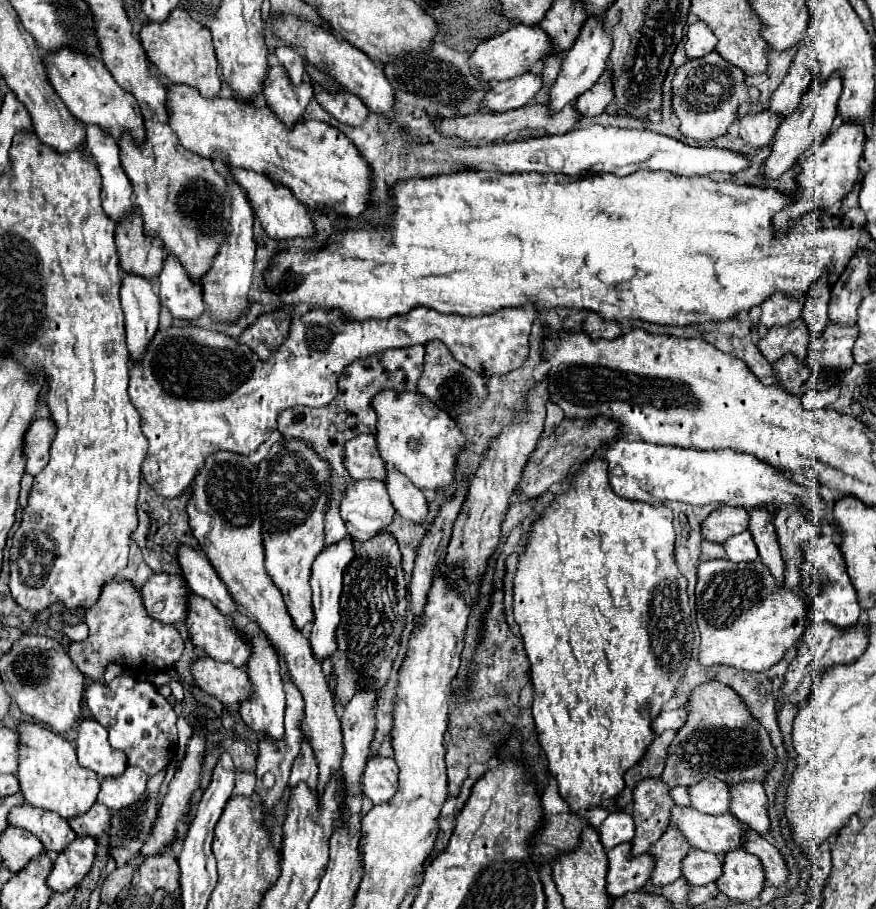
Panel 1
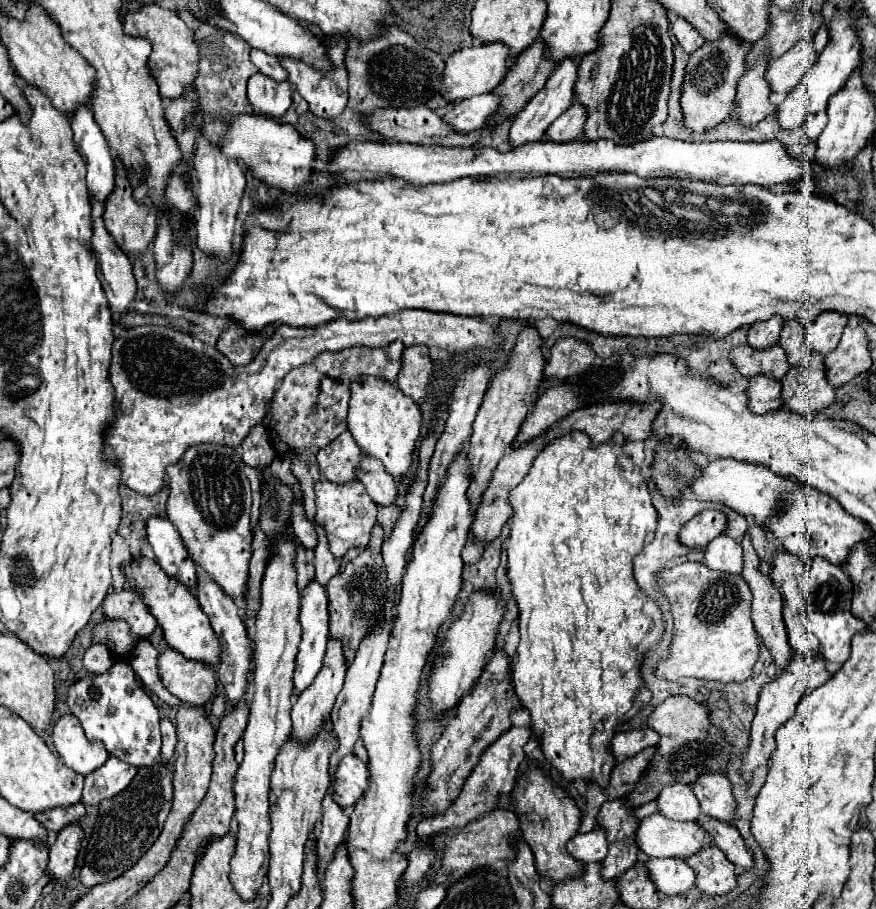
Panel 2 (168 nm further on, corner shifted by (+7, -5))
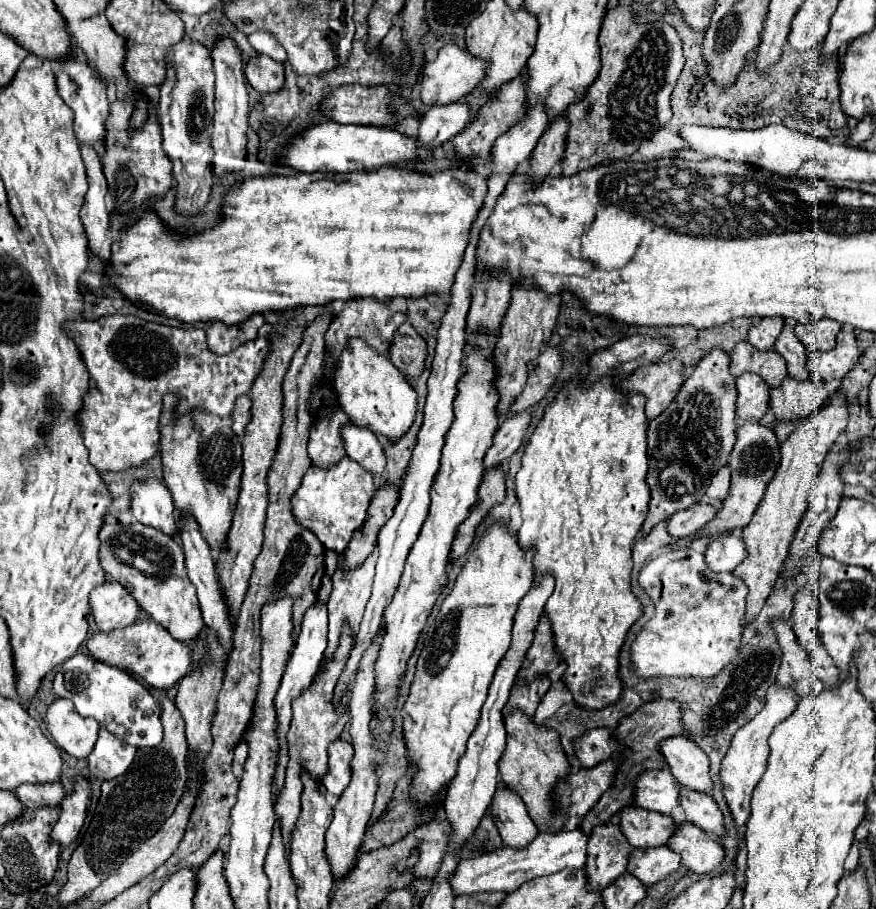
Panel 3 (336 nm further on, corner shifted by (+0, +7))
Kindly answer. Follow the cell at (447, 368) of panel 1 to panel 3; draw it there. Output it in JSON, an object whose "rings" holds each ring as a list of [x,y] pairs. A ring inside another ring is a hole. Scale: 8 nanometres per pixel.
{"rings":[[[403,323],[399,331],[395,331],[395,339],[389,347],[391,363],[409,377],[419,377],[423,371],[423,363],[427,357],[425,341],[417,335],[411,323]]]}

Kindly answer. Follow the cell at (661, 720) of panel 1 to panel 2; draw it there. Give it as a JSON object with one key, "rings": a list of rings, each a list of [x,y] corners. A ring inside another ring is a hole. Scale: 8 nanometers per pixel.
{"rings":[[[642,727],[642,729],[632,729],[632,731],[622,731],[612,739],[612,753],[616,753],[614,757],[618,761],[636,755],[638,751],[642,751],[648,745],[654,745],[656,739],[660,739],[660,735],[656,735],[656,731],[650,731],[650,727]]]}

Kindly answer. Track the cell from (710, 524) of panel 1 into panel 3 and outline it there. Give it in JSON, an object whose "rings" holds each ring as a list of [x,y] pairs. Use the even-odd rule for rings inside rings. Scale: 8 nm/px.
{"rings":[[[697,503],[691,505],[685,511],[675,513],[669,523],[667,523],[667,533],[673,535],[675,539],[679,537],[693,537],[707,521],[711,521],[715,517],[717,509],[711,507],[709,503]]]}

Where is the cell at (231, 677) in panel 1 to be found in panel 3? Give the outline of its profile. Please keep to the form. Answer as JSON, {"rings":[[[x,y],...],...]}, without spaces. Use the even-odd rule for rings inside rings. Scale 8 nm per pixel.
{"rings":[[[137,621],[131,627],[115,629],[109,633],[97,631],[91,639],[87,639],[87,649],[97,661],[131,671],[155,689],[171,689],[181,677],[185,677],[193,669],[191,651],[181,641],[173,639],[155,621]]]}

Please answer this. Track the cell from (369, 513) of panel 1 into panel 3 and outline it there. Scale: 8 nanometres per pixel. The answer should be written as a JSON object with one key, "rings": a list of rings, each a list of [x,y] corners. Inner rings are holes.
{"rings":[[[343,457],[339,463],[335,463],[335,467],[319,469],[311,465],[307,469],[299,489],[291,499],[291,511],[295,515],[295,521],[301,527],[315,533],[315,537],[321,541],[321,545],[327,551],[343,553],[351,535],[363,525],[373,495],[375,495],[375,487],[371,473],[365,471],[355,461]]]}

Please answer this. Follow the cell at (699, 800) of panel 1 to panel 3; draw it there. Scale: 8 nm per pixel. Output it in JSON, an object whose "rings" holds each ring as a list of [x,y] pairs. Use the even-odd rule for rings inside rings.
{"rings":[[[645,771],[635,779],[633,803],[647,811],[669,815],[679,805],[679,783],[671,771]]]}

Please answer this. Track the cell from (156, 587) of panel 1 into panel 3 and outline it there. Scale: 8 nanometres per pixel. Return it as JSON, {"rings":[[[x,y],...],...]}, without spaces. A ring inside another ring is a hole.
{"rings":[[[107,581],[95,587],[89,595],[89,607],[101,631],[123,629],[135,623],[137,615],[141,613],[137,601],[117,581]]]}

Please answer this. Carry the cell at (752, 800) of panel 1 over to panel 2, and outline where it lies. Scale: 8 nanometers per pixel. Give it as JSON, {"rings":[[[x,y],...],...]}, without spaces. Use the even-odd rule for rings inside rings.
{"rings":[[[706,773],[702,775],[692,789],[700,801],[700,807],[706,815],[718,821],[734,821],[736,817],[736,799],[732,795],[732,783],[722,773]]]}

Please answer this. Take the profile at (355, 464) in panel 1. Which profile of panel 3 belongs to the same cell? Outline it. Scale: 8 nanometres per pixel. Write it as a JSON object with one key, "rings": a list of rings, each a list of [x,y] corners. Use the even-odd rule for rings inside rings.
{"rings":[[[335,409],[331,413],[331,419],[319,419],[309,433],[309,457],[311,463],[317,467],[331,467],[339,459],[345,457],[343,441],[341,441],[341,427],[347,423],[347,415],[343,409]]]}

